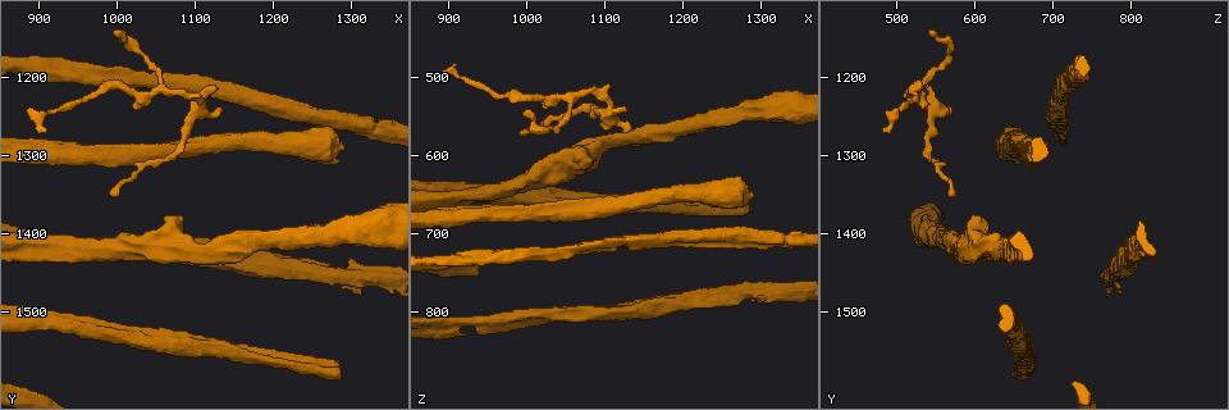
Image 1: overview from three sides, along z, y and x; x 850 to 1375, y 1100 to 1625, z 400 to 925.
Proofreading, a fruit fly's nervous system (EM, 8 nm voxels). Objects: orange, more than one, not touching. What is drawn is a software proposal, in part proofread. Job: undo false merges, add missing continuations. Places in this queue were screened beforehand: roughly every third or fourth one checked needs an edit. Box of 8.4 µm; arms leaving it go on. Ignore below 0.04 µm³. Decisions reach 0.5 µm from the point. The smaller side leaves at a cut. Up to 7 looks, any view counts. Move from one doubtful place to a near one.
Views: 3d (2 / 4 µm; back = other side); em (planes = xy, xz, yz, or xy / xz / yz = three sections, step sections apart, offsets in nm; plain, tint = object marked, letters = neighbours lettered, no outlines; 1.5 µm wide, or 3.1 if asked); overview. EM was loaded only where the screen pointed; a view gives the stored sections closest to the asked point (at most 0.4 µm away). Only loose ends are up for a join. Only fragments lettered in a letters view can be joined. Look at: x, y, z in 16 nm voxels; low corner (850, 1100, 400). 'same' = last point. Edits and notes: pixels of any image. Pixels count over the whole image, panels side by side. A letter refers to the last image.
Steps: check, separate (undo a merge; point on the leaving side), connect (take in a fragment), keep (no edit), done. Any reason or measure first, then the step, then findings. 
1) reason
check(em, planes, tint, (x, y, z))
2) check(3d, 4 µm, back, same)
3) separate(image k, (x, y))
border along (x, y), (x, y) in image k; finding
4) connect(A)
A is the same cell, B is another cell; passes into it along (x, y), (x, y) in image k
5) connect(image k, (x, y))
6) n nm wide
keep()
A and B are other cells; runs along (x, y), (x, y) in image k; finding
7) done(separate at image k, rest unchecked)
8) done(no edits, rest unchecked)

an open end
check(em, xz, step 4, letters, (1130, 1215, 540))

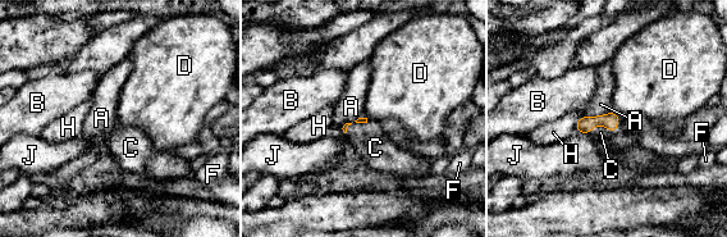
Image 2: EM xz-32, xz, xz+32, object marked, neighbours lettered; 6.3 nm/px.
check(em, planes, letters, same)

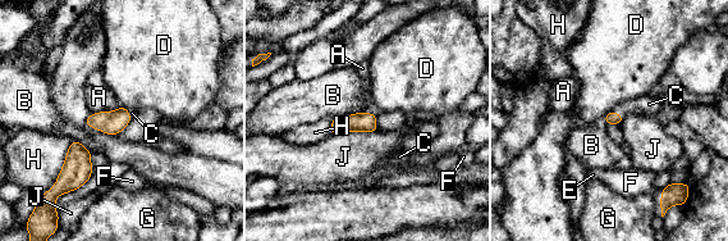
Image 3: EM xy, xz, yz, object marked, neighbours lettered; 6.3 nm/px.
connect(C)
C is the same cell, A, B, D, E, F, G, H and J are other cells; passes into it along (610, 118), (617, 114), (649, 104) in image 3; the neuron continues

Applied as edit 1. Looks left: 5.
free end
check(em, yz, step 8, tint, (1280, 1580, 645))

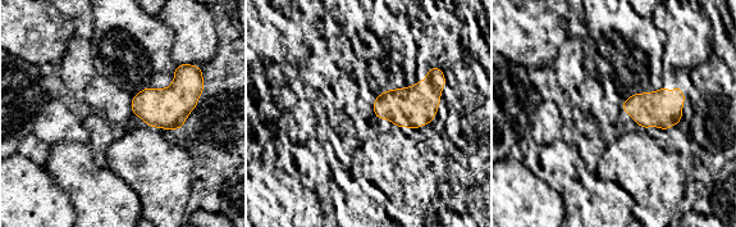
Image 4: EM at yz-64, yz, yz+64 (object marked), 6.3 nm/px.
another direction
check(em, planes, letters, same)

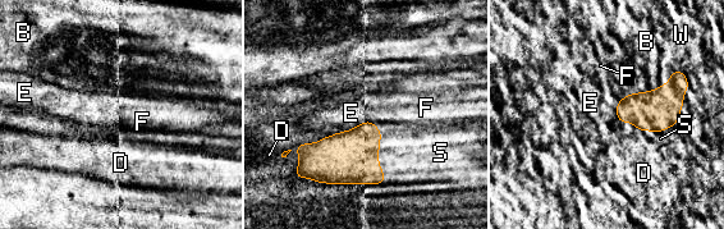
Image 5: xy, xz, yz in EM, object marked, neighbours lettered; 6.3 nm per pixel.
S touches over 400 nm
connect(S)
S is the same cell, B, D, E, F and W are other cells; it goes on there

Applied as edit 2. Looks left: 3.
arms run side by side
check(3d, 4 µm, (930, 1410, 810))

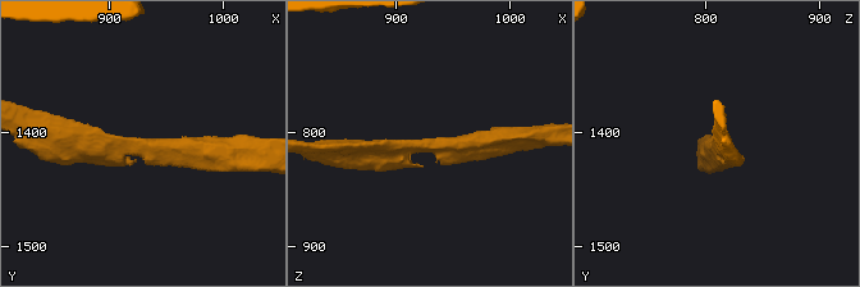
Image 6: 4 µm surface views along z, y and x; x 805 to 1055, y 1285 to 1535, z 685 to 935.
3 arms; arms of 190, 190, 260 nm; need the tissue
check(em, planes, tint, (928, 1412, 814))

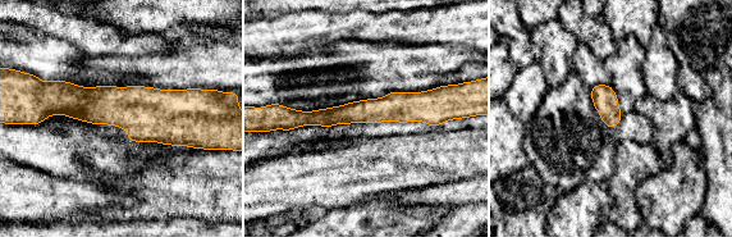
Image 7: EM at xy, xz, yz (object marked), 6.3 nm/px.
see the neighbours
check(em, planes, letters, same)

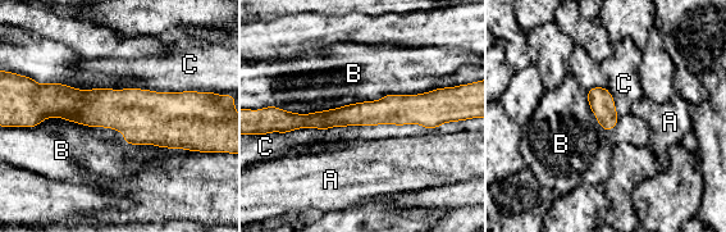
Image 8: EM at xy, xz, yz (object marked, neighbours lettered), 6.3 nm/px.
B touches over 1050 nm
keep()
A, B and C are other cells; one neuron here

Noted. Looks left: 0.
done(connect at image 3, connect at image 5, rest unchecked)

